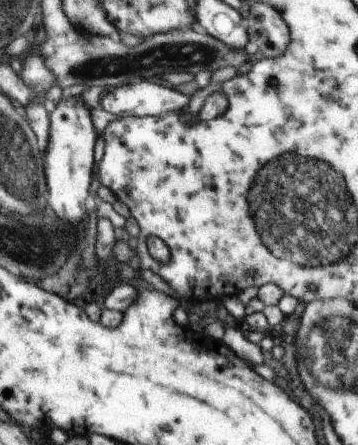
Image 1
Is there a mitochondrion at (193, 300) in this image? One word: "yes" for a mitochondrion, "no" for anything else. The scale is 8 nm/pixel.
no

